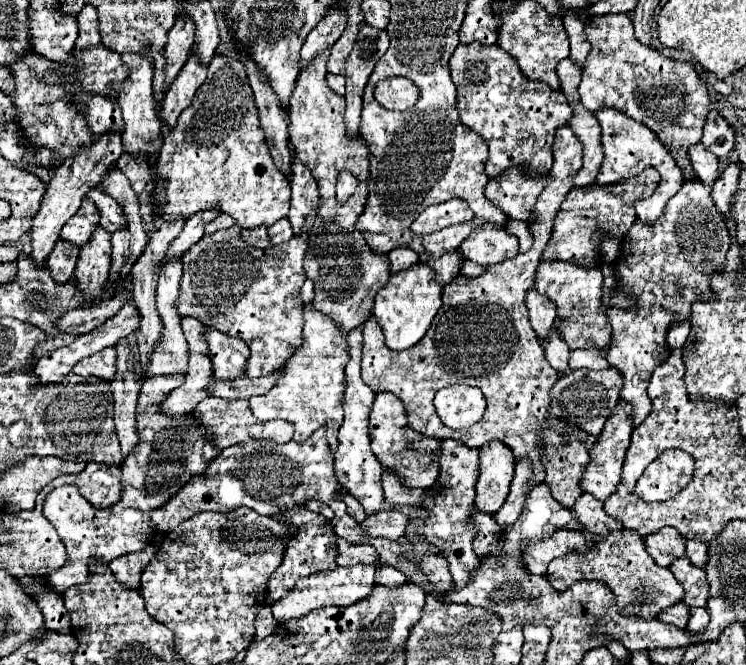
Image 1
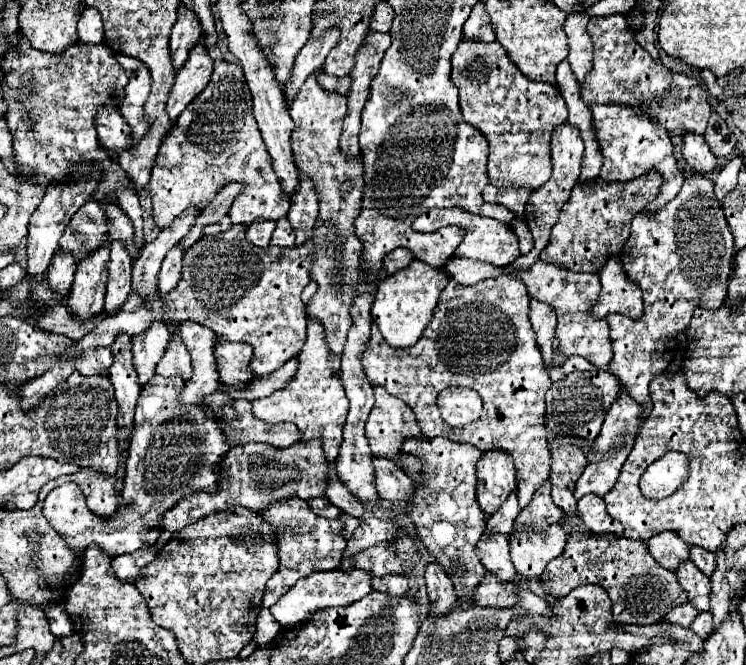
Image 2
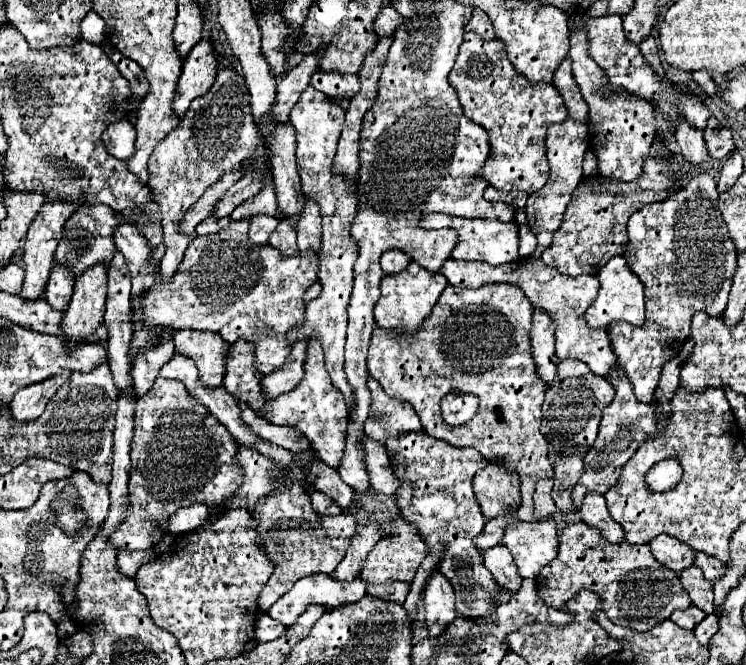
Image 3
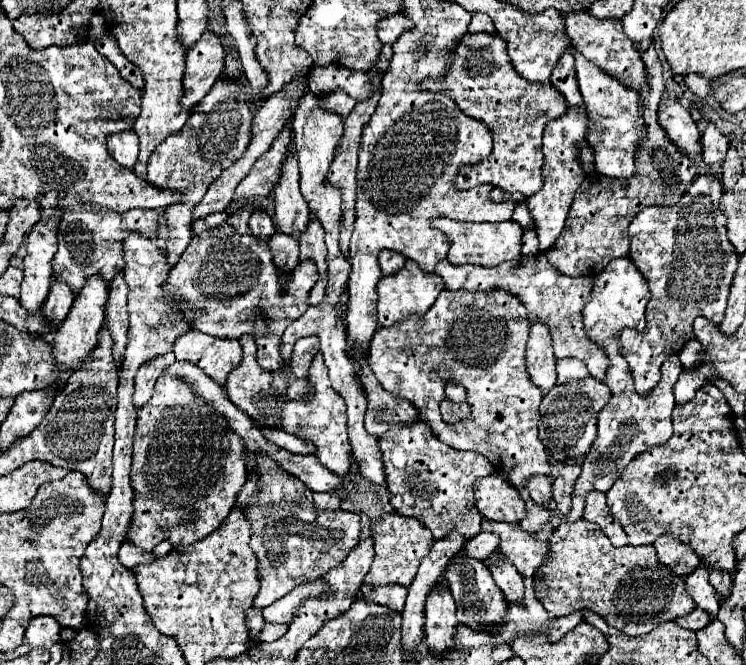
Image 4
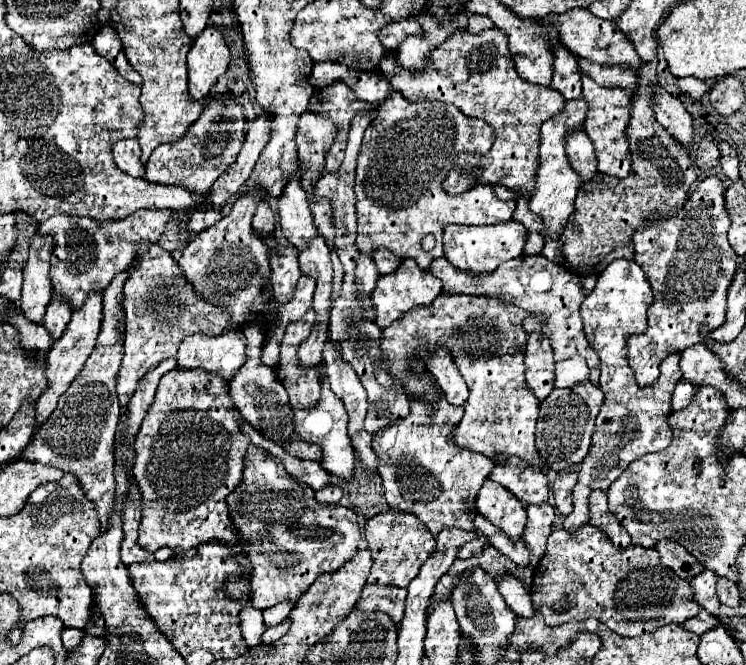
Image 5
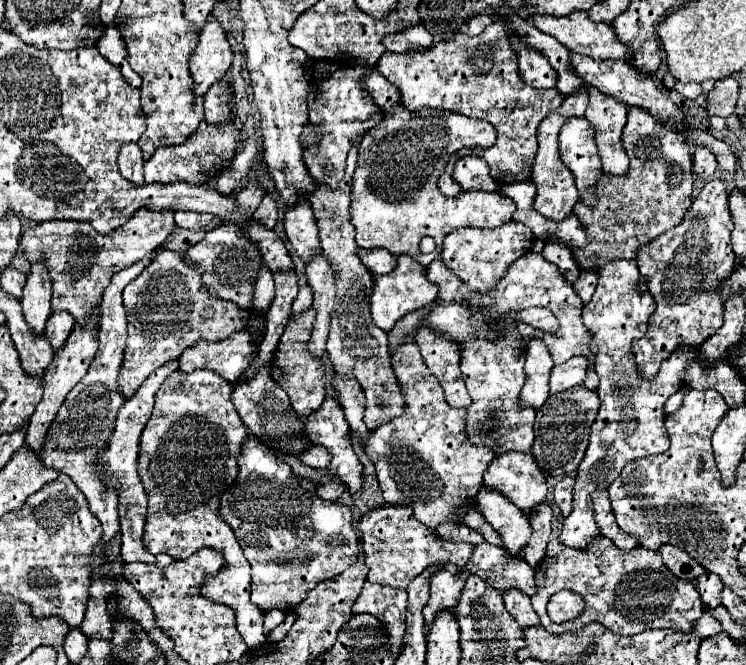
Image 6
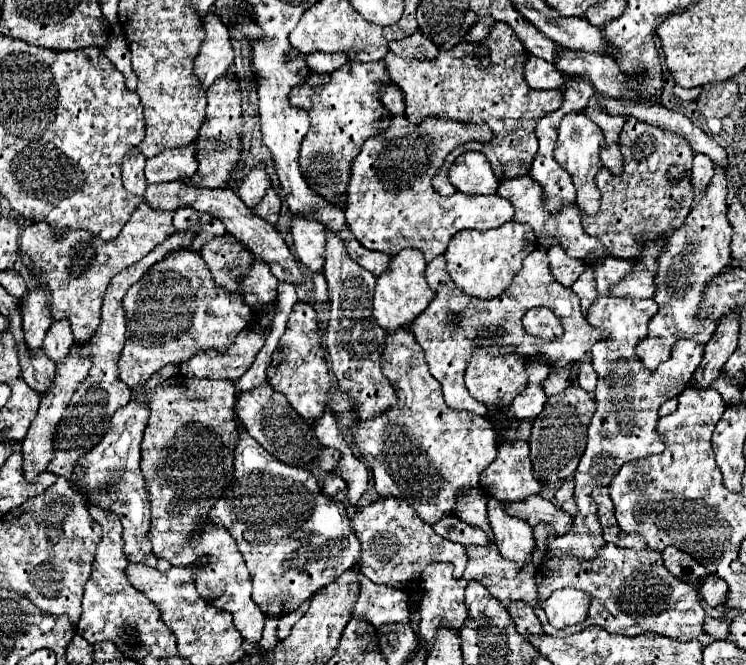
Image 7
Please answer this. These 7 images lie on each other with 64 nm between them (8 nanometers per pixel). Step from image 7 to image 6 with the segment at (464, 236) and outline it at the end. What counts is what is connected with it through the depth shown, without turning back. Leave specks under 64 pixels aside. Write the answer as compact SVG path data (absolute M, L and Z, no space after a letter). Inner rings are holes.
M514 220L502 224L494 230L488 230L488 228L458 228L458 230L452 230L444 238L444 248L442 248L440 258L472 290L488 292L496 286L496 280L500 276L504 276L508 264L518 260L520 256L524 256L528 252L528 248L532 246L532 240L534 240L532 230L520 222L514 222Z

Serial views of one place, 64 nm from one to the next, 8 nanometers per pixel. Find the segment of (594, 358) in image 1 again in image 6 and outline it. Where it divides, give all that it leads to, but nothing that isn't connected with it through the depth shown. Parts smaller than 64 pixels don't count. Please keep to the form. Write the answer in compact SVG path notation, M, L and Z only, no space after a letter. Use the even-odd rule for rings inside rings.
M574 356L568 362L554 366L550 374L550 394L582 384L586 380L586 374L588 374L588 360L584 356Z

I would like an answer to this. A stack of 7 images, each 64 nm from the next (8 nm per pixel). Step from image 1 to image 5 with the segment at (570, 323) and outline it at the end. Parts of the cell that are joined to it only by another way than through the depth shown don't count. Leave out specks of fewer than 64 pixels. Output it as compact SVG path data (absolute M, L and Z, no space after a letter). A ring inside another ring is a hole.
M542 254L538 256L518 256L512 258L500 268L496 268L490 274L474 276L472 272L464 272L458 268L452 268L446 258L434 260L430 266L430 272L442 280L446 294L474 294L474 296L498 296L506 302L512 302L528 312L528 318L524 320L524 330L544 330L544 334L550 338L554 358L564 360L572 356L584 356L590 368L590 378L596 384L600 372L600 358L588 344L584 332L582 332L582 318L580 318L580 304L586 298L586 292L580 284L580 276L572 276L570 272L564 272L556 262L546 260Z

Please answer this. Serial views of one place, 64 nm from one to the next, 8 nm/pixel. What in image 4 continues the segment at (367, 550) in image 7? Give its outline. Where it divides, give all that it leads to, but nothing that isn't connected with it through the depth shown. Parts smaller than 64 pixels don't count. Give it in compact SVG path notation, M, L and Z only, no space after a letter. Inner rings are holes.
M384 514L370 528L374 536L376 554L368 574L364 576L364 584L384 586L384 584L398 582L402 586L410 586L420 566L420 560L430 552L430 546L432 546L432 534L428 532L428 528L424 528L424 524L420 524L416 518L406 518L400 514ZM482 530L478 536L468 540L466 554L474 556L478 560L486 560L490 554L494 554L498 550L498 542L500 542L500 536L496 532Z

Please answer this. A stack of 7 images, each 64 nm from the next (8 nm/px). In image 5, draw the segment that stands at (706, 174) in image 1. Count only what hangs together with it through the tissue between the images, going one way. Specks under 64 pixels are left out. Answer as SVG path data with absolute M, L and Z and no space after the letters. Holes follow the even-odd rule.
M660 88L656 94L654 112L656 112L658 124L662 124L674 140L678 140L684 148L690 148L694 144L692 116L686 112L680 98L676 98Z

